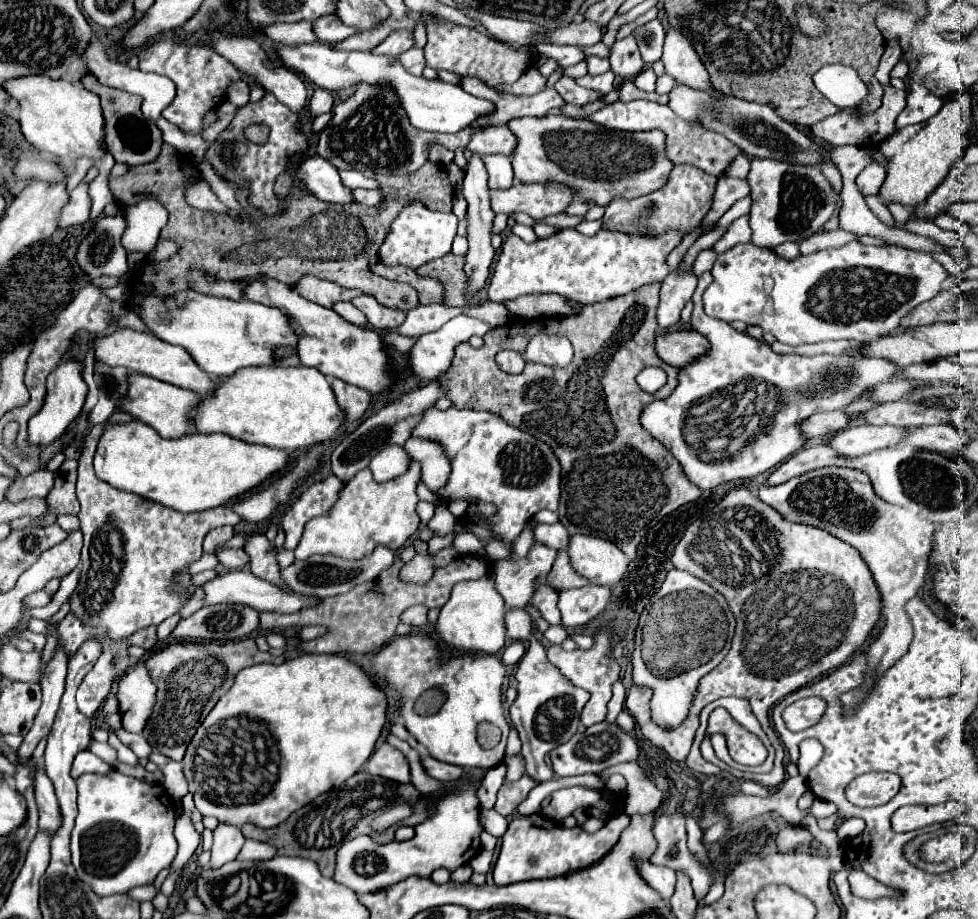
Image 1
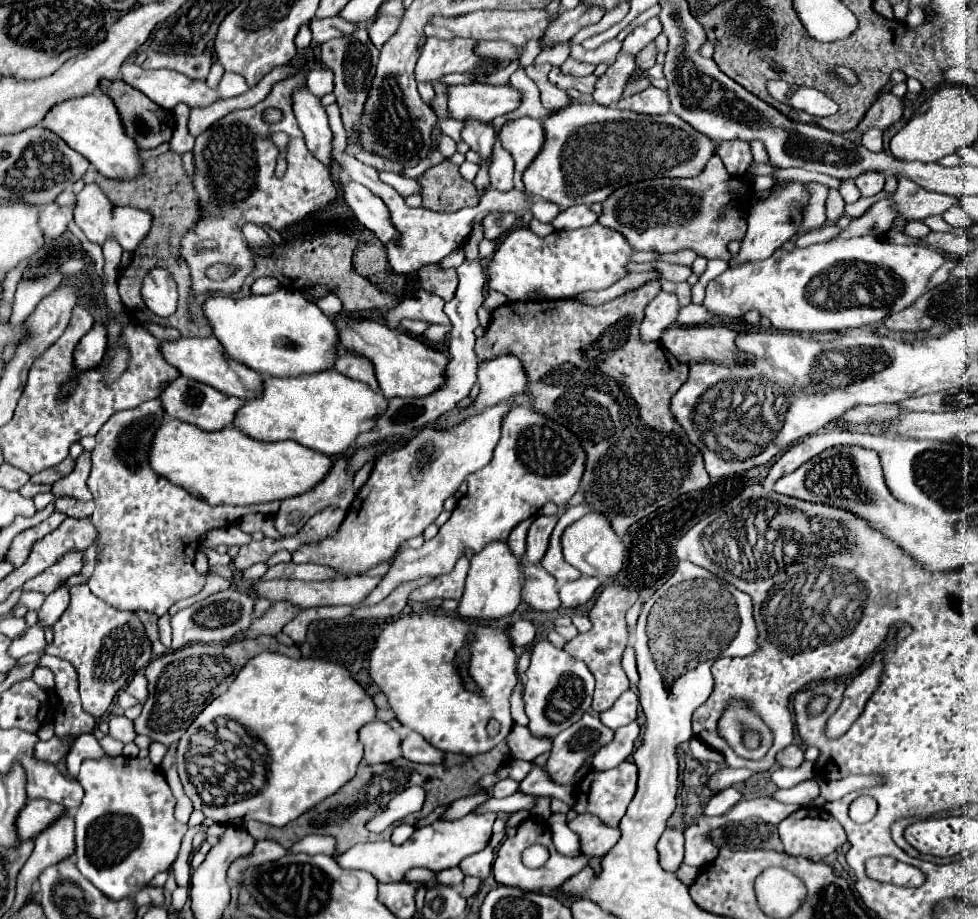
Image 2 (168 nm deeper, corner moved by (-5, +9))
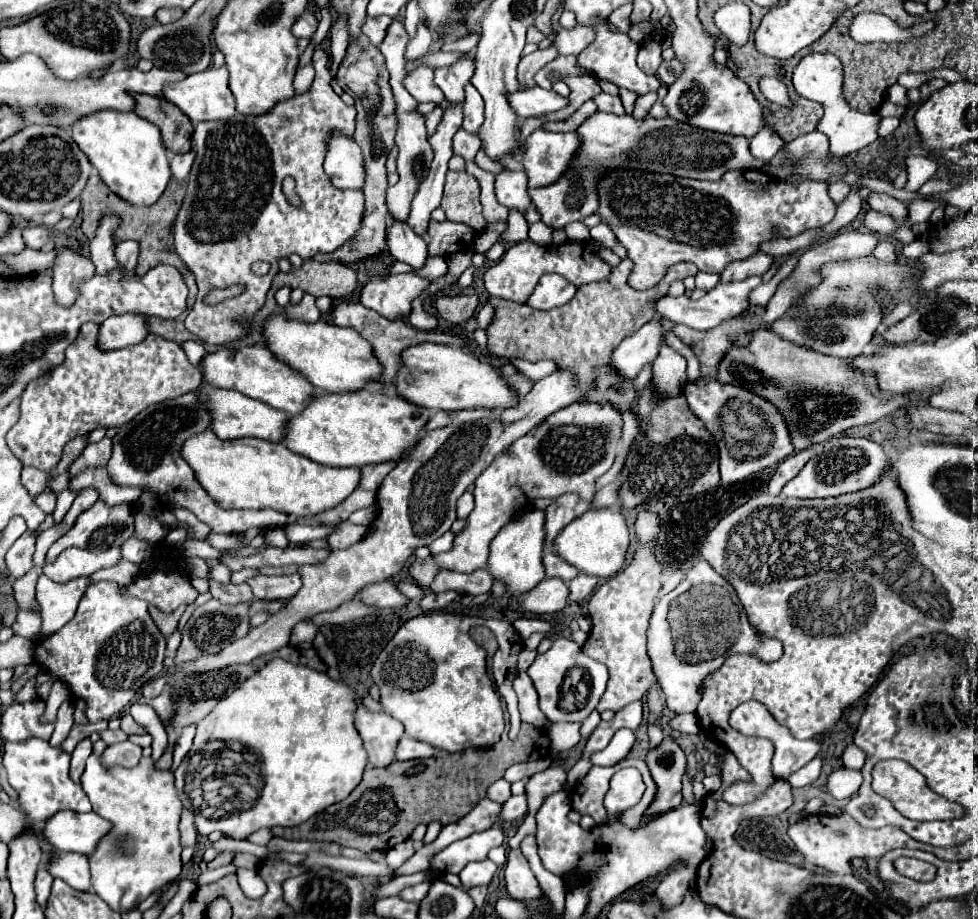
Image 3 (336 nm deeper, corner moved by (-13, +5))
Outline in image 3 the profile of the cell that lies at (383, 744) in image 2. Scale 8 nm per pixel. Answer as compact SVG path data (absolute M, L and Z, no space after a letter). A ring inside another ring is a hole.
M364 707L356 711L356 729L368 751L372 767L388 767L396 761L396 743L404 735L404 725L386 713L372 713Z

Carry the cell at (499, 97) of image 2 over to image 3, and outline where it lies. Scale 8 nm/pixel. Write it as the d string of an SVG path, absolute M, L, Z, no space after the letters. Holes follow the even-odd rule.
M532 87L532 89L518 89L516 93L508 93L508 105L520 119L542 115L542 113L552 113L568 105L568 99L556 95L554 91L546 91L542 87Z

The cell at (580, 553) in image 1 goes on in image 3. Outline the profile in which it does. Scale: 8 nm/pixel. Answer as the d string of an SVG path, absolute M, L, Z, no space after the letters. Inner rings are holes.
M608 507L608 509L590 509L582 517L574 519L554 539L552 551L570 565L574 565L580 573L608 579L622 571L628 545L630 545L630 531L624 521L624 515L620 513L618 507Z

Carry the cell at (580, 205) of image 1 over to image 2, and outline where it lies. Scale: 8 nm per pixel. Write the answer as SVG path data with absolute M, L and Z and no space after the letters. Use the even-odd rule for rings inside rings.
M536 199L536 203L532 203L530 211L532 211L534 219L538 219L538 221L552 221L558 215L558 207L544 199Z

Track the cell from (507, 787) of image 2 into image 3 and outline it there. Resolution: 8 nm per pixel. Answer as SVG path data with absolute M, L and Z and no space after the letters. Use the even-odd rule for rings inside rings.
M498 779L498 781L492 783L490 789L488 789L488 799L496 801L496 803L504 803L510 795L512 795L512 791L510 791L510 783L504 781L504 779Z

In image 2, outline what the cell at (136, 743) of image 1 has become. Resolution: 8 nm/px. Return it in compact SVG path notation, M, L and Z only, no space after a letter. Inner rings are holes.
M112 717L108 725L110 725L108 735L110 735L112 739L118 739L118 741L122 741L122 743L134 741L136 731L134 731L130 719L126 719L126 717Z

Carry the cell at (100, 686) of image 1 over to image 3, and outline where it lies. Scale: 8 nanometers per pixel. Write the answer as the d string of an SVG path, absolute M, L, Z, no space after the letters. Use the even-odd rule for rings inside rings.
M100 581L86 589L74 619L36 645L36 663L62 677L70 691L86 701L88 721L96 723L122 713L140 695L142 685L152 681L162 671L164 651L166 639L148 615L148 603L120 595L120 585L114 581Z

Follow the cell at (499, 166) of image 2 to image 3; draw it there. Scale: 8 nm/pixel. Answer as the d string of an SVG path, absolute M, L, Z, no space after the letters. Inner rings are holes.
M502 171L496 175L496 197L508 209L526 211L530 205L530 197L526 193L526 175L522 171Z

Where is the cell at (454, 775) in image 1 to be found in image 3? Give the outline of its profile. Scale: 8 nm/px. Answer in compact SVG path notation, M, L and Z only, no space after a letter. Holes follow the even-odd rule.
M402 737L398 747L396 747L396 759L408 761L408 759L422 759L422 757L432 757L436 749L430 743L416 741L412 737Z

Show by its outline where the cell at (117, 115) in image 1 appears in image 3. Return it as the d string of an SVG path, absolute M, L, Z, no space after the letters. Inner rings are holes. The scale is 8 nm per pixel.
M132 93L132 97L136 99L134 113L142 115L142 119L148 119L160 129L162 143L170 153L186 153L190 149L188 139L194 127L190 119L176 105L168 101L160 101L158 97L144 95L144 93L140 95Z

